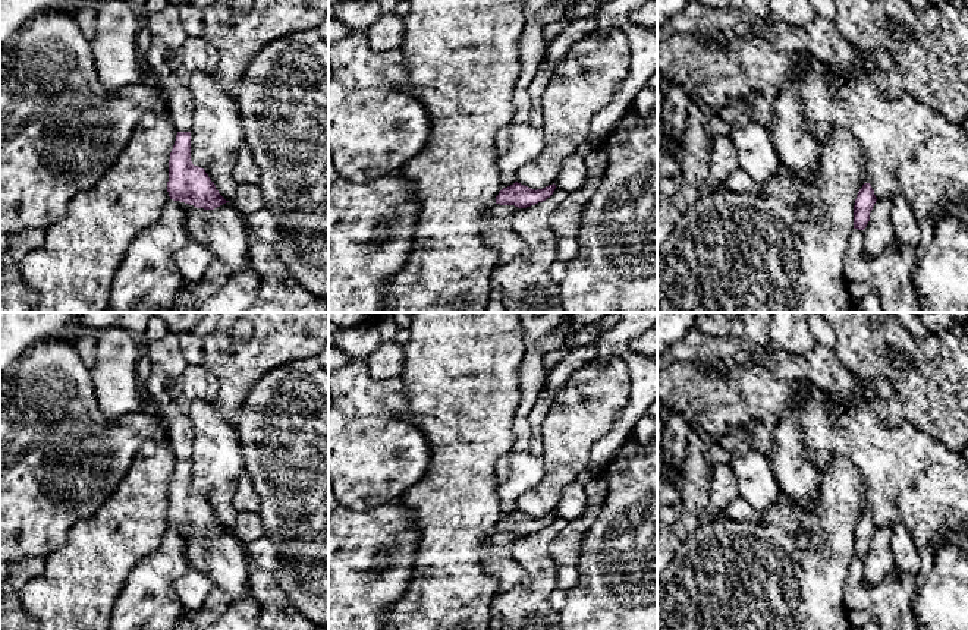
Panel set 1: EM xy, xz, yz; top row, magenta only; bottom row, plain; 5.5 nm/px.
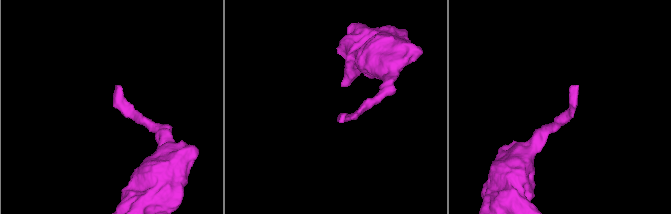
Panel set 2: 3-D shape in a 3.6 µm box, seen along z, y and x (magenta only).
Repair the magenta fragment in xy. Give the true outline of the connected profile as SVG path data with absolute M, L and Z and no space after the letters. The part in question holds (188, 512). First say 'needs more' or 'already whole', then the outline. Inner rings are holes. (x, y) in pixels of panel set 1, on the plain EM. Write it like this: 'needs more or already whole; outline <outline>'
needs more; outline M169 331L160 340L142 341L142 346L151 360L151 372L142 388L160 407L170 447L177 459L169 488L169 525L197 536L214 538L229 529L219 522L205 498L191 489L194 428L179 403L188 366L179 336Z

